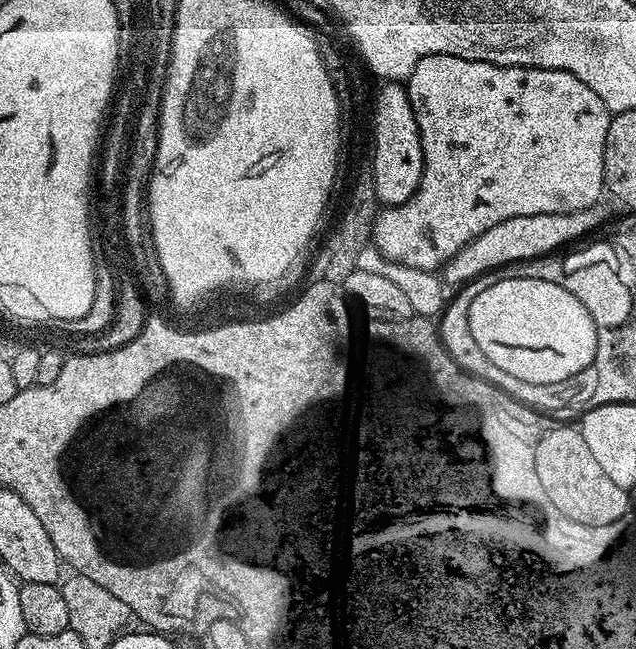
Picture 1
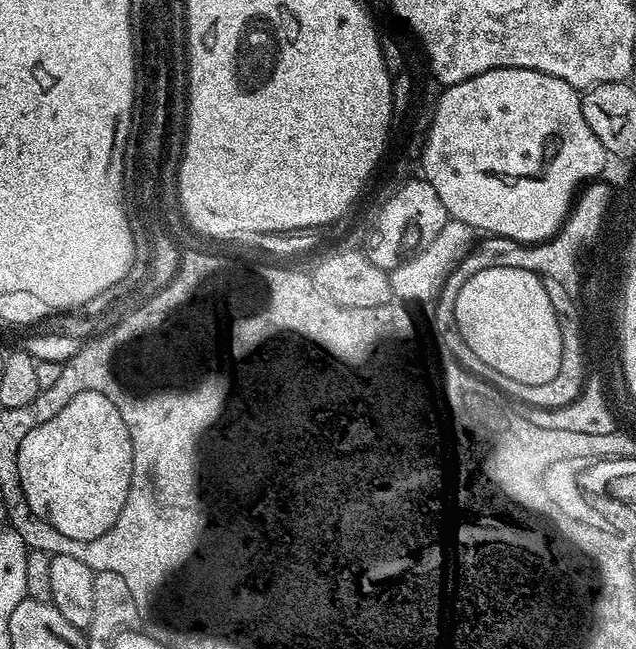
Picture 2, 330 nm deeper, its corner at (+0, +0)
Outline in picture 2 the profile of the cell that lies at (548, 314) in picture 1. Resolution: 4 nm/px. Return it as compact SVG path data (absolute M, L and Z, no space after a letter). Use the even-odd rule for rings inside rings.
M492 268L479 270L478 274L474 274L467 282L460 287L457 287L454 292L454 296L460 299L458 305L458 314L461 315L461 330L466 330L468 339L464 341L466 346L470 346L470 350L474 354L479 354L480 357L486 362L487 366L494 366L495 369L499 369L507 377L514 378L515 381L524 382L527 385L537 386L539 383L550 382L554 378L562 366L562 352L563 342L562 334L559 330L559 322L556 317L554 306L550 304L550 297L546 292L546 286L543 279L537 273L531 272L526 269L514 269L514 268Z

